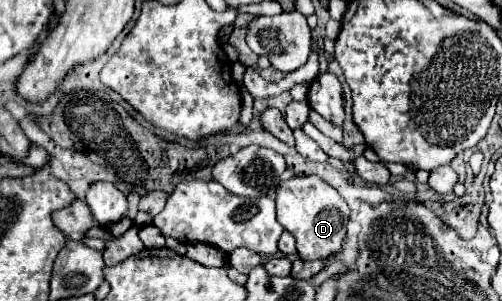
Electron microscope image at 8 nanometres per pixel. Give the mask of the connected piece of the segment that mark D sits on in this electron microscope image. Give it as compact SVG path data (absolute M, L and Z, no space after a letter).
M306 175L282 181L276 189L276 209L280 225L296 237L296 249L300 259L324 259L340 251L350 219L350 209L340 193L328 187L328 183L324 183L320 177Z

